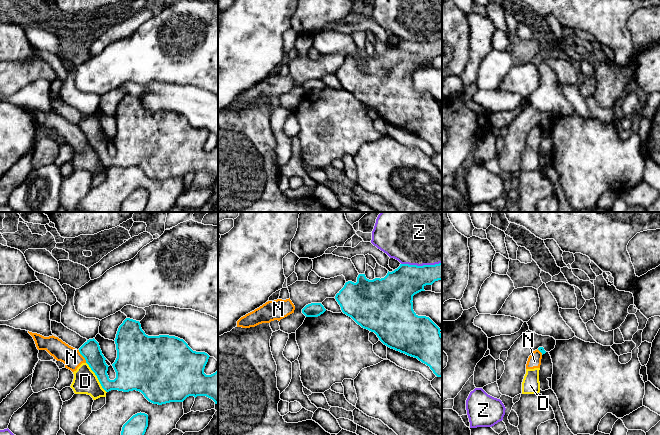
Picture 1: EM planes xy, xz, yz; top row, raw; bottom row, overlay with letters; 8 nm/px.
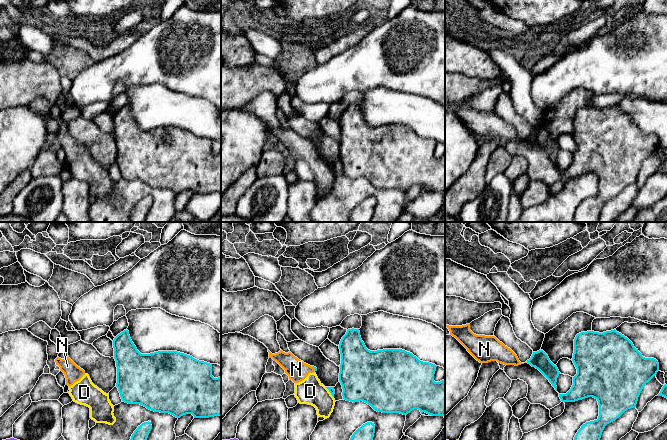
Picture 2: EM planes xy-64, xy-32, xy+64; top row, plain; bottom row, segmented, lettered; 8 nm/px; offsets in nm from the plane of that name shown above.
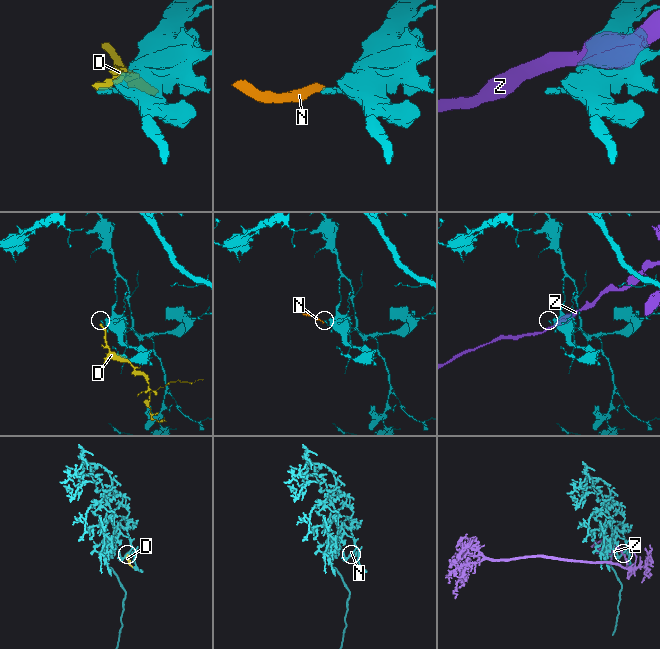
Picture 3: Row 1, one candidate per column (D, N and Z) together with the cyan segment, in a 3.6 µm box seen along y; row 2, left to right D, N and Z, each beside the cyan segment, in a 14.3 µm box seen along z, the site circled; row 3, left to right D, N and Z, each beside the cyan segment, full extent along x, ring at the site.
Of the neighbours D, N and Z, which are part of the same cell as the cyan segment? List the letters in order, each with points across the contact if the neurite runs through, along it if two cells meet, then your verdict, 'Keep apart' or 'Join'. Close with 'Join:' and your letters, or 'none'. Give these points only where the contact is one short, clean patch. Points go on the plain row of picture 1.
D: Keep apart
N: Boundary: xy (78, 126), (86, 138). Keep apart
Z: Keep apart
Join: none

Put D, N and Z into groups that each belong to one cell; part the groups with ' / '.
D N / Z

